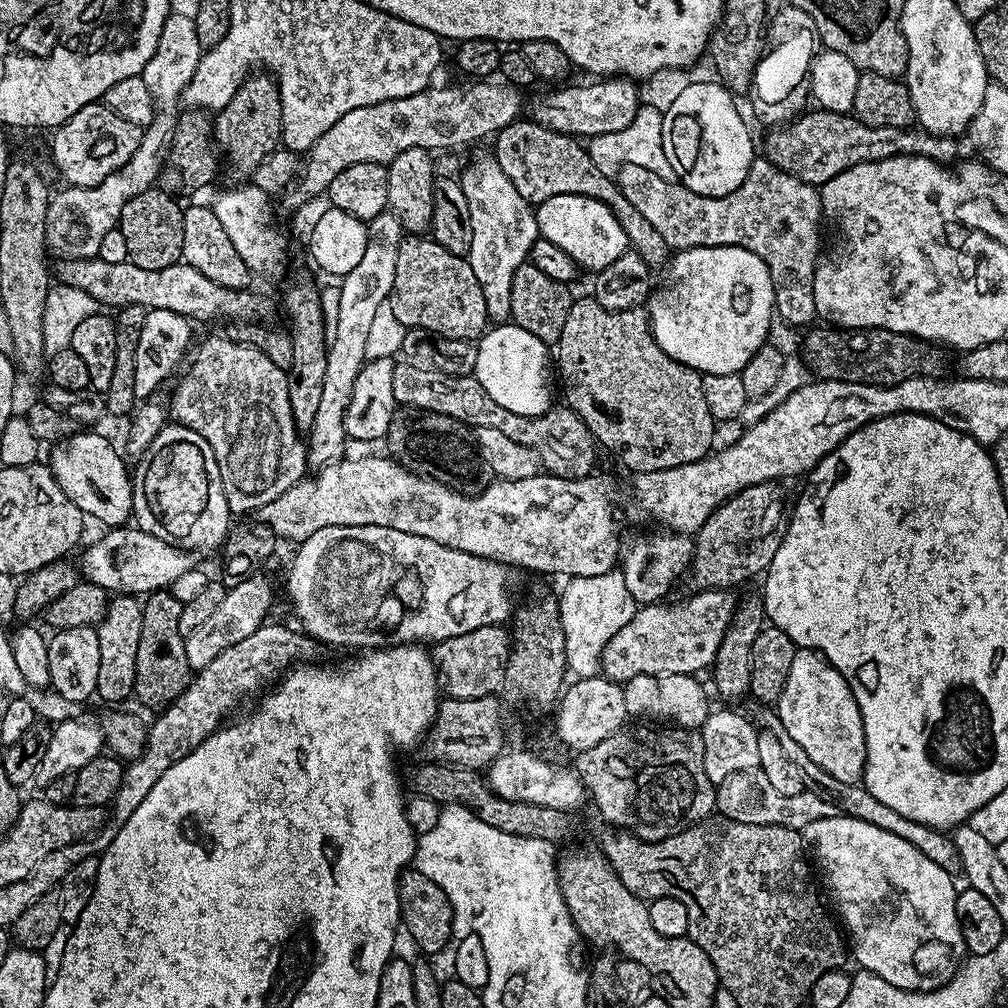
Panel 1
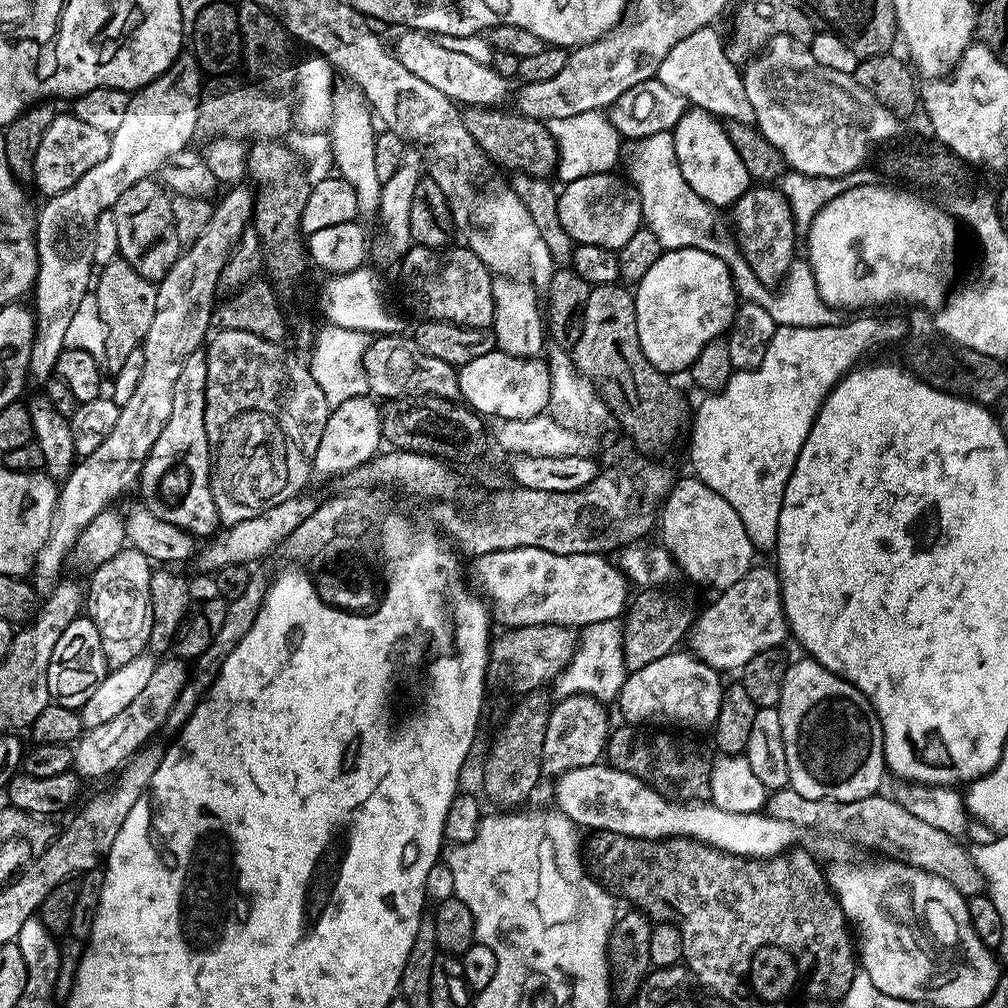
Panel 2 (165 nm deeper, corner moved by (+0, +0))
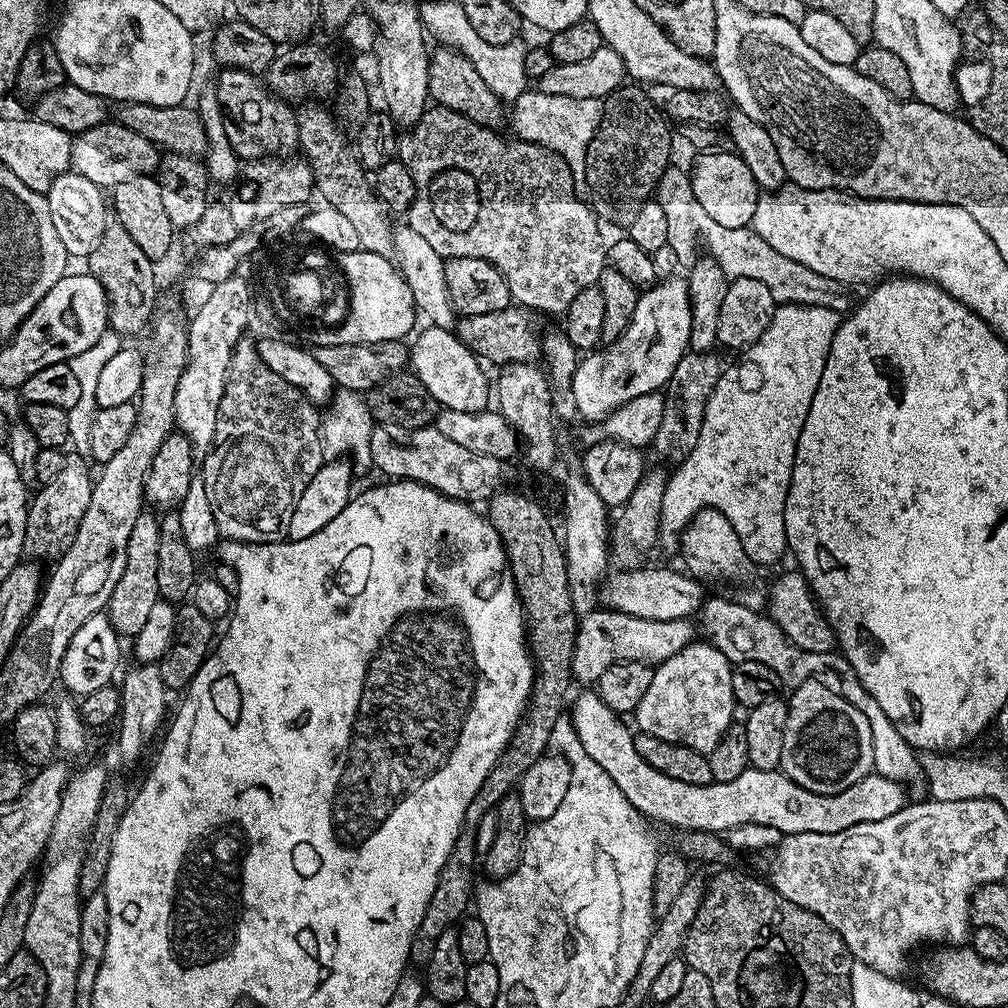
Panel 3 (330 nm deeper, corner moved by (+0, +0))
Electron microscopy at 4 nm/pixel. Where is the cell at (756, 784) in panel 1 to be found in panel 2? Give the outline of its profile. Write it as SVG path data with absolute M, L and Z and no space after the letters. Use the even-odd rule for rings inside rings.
M787 787L769 795L766 812L782 822L790 822L797 830L813 828L814 831L825 832L828 836L849 836L860 844L896 848L906 854L907 863L950 882L950 886L954 886L954 890L958 890L958 894L966 898L979 896L985 891L982 871L974 864L969 849L960 845L961 841L957 837L922 822L922 818L914 818L910 810L902 810L902 806L898 806L898 802L892 799L891 795L877 794L862 798L858 802L811 800L802 798L802 794Z

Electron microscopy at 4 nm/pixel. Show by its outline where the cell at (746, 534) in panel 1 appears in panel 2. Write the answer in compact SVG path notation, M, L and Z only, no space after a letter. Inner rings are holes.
M640 590L637 593L622 620L623 660L627 671L650 666L650 662L658 662L658 658L677 651L694 623L693 613L668 600L667 591Z

